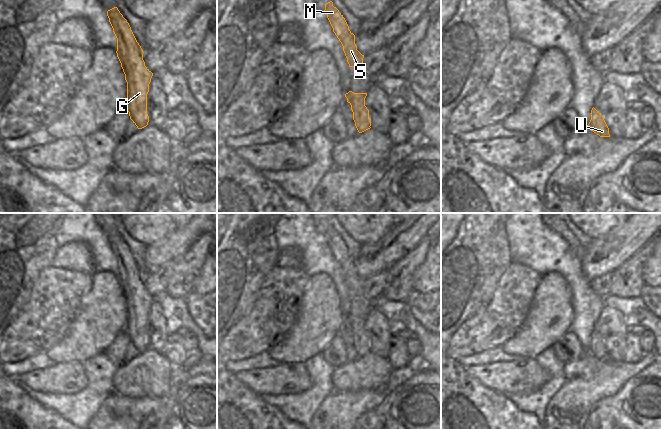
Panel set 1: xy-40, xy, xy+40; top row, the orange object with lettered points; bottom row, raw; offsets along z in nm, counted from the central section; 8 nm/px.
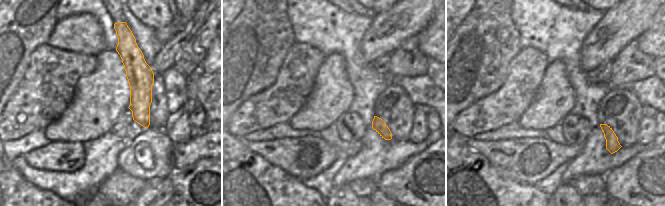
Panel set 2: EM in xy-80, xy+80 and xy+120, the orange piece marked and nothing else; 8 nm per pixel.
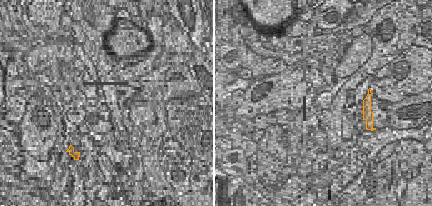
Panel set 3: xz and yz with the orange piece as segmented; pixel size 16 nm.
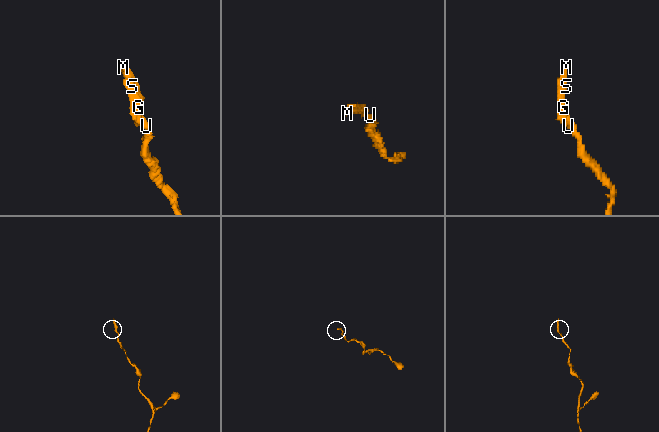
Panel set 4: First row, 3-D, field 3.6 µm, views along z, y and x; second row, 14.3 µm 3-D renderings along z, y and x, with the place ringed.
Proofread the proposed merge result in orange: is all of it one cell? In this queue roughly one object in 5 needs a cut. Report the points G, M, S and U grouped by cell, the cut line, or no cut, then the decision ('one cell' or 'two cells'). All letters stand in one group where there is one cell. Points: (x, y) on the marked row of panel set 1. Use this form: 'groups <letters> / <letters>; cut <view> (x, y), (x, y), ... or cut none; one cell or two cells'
groups G M S U; cut none; one cell

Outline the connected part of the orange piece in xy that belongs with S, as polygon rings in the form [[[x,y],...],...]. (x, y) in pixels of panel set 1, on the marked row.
[[[332,1],[325,4],[324,11],[333,28],[333,32],[343,46],[349,67],[363,67],[364,55],[357,50],[355,35],[349,30],[349,26],[343,15],[333,6]]]

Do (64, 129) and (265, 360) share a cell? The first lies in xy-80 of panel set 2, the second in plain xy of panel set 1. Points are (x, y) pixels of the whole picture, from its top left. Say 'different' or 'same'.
different

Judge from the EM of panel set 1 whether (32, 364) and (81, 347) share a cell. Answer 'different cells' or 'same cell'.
different cells

